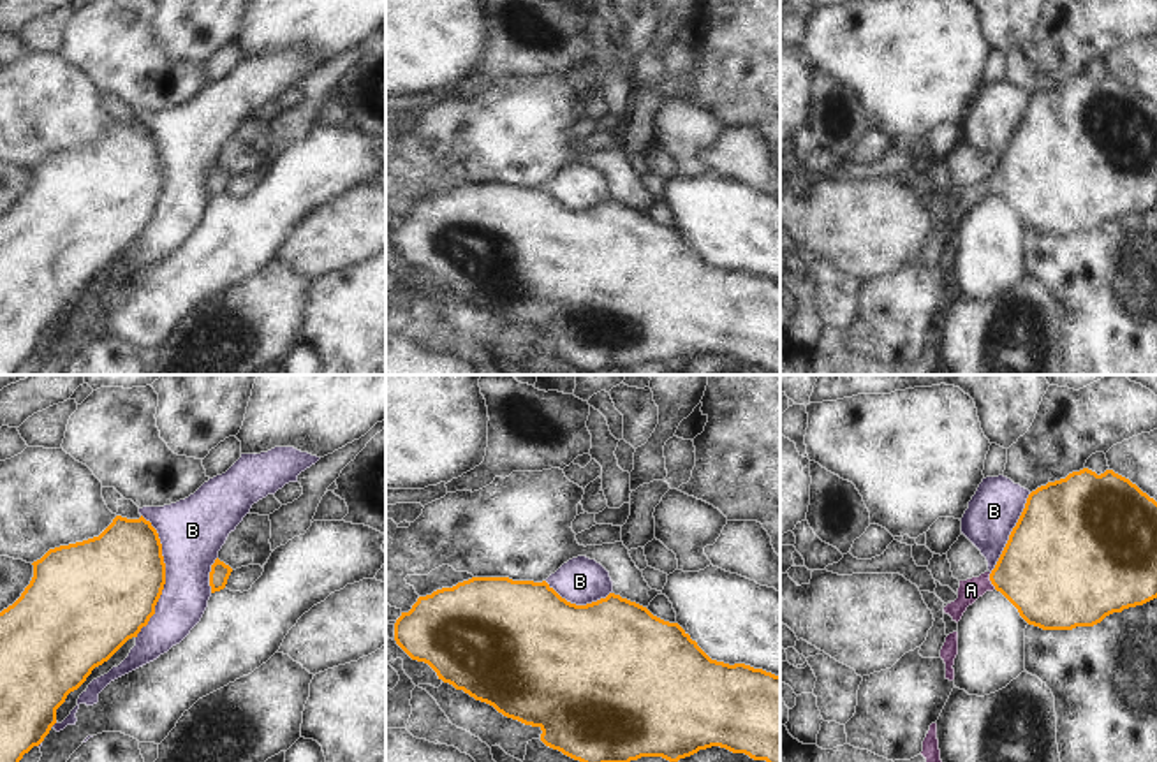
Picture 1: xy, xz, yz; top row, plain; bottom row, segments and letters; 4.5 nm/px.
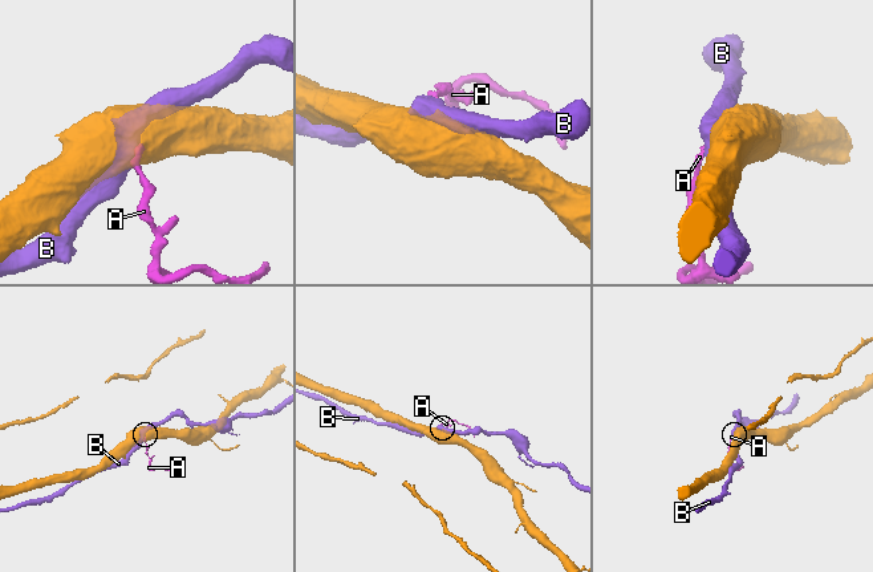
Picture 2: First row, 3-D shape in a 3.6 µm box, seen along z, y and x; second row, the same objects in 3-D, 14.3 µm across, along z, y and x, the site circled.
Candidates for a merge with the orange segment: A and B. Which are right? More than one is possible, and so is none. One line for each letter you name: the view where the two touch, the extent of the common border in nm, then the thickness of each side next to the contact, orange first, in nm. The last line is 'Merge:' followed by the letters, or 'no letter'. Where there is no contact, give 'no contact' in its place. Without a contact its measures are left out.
A: yz | 80 nm | 420/100 nm
Merge: A

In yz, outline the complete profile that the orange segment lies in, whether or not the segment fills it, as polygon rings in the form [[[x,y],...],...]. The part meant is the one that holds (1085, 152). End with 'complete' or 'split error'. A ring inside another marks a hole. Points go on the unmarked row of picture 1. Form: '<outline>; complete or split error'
[[[1083,74],[1037,93],[1028,100],[995,174],[960,187],[958,204],[947,209],[944,218],[958,229],[969,211],[993,195],[1000,197],[1028,231],[1043,236],[1094,232],[1113,218],[1157,204],[1157,107],[1113,76],[1097,81]]]; split error

